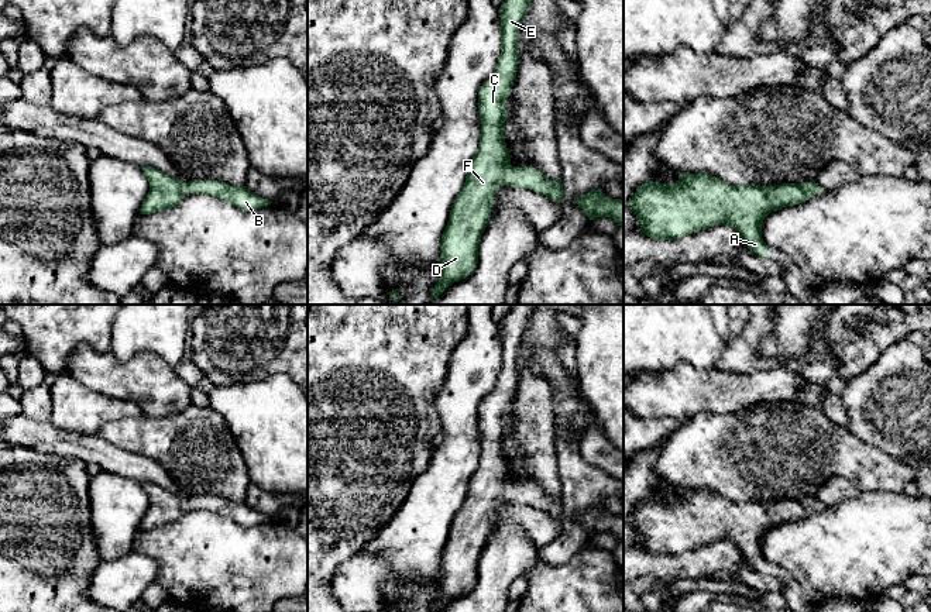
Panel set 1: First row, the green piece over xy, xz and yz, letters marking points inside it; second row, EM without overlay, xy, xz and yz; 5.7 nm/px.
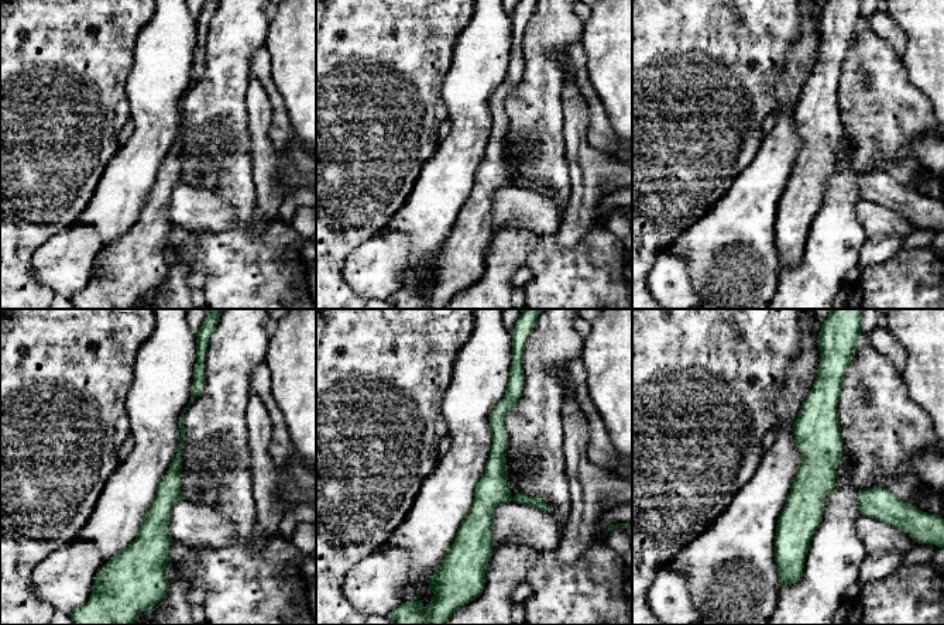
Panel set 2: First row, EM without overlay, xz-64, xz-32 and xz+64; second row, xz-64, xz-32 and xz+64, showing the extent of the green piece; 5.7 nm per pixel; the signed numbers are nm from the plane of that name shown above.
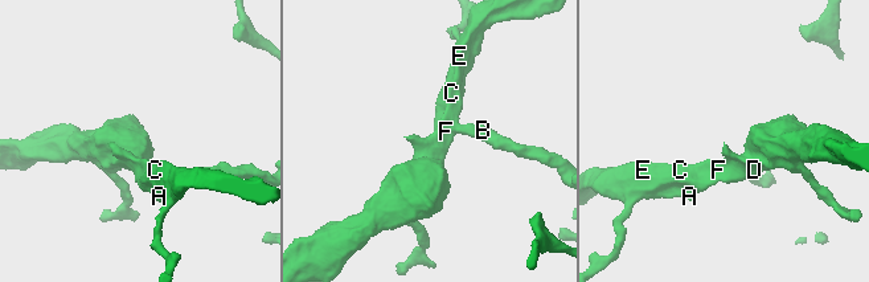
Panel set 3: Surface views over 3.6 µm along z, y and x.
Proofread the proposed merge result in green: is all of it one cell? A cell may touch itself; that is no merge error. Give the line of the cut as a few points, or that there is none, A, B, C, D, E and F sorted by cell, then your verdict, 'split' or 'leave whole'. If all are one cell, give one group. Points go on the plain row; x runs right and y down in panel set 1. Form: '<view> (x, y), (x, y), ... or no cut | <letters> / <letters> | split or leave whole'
no cut | A B C D E F | leave whole

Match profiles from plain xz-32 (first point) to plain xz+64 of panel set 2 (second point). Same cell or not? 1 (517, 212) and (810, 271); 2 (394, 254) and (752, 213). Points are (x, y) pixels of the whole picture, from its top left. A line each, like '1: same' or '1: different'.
1: different
2: different

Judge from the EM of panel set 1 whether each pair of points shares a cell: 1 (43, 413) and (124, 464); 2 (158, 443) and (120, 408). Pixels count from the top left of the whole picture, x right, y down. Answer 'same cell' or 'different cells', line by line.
1: different cells
2: different cells

